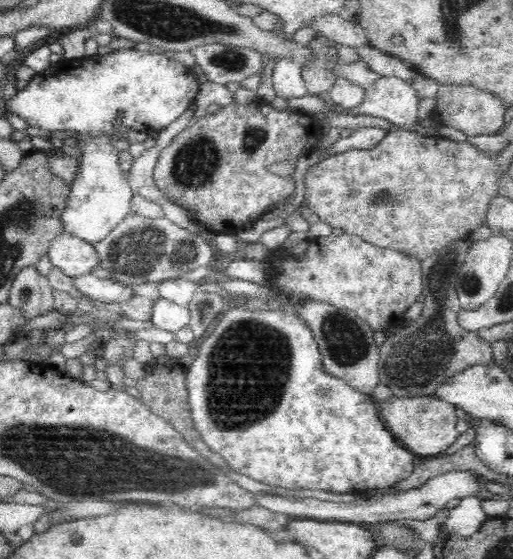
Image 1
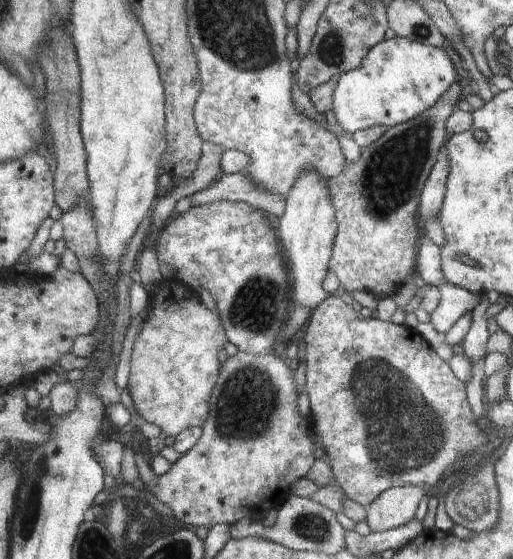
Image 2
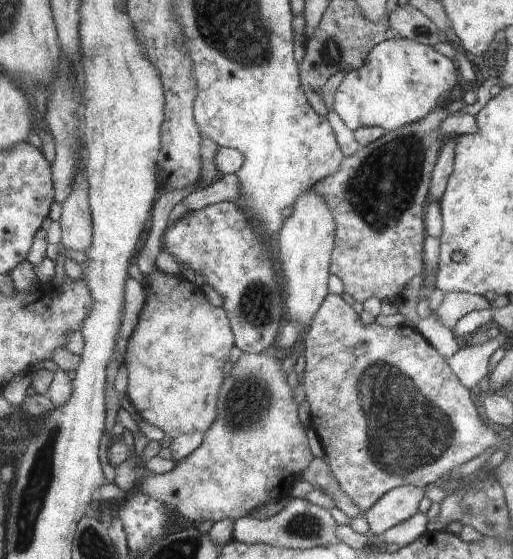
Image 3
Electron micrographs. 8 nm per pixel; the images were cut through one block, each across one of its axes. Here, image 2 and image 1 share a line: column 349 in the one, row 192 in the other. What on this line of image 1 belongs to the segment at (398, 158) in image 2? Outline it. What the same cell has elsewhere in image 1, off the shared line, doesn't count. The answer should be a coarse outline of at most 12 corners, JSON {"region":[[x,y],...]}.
{"region":[[232,103],[178,133],[162,194],[236,235],[288,197],[313,116]]}

